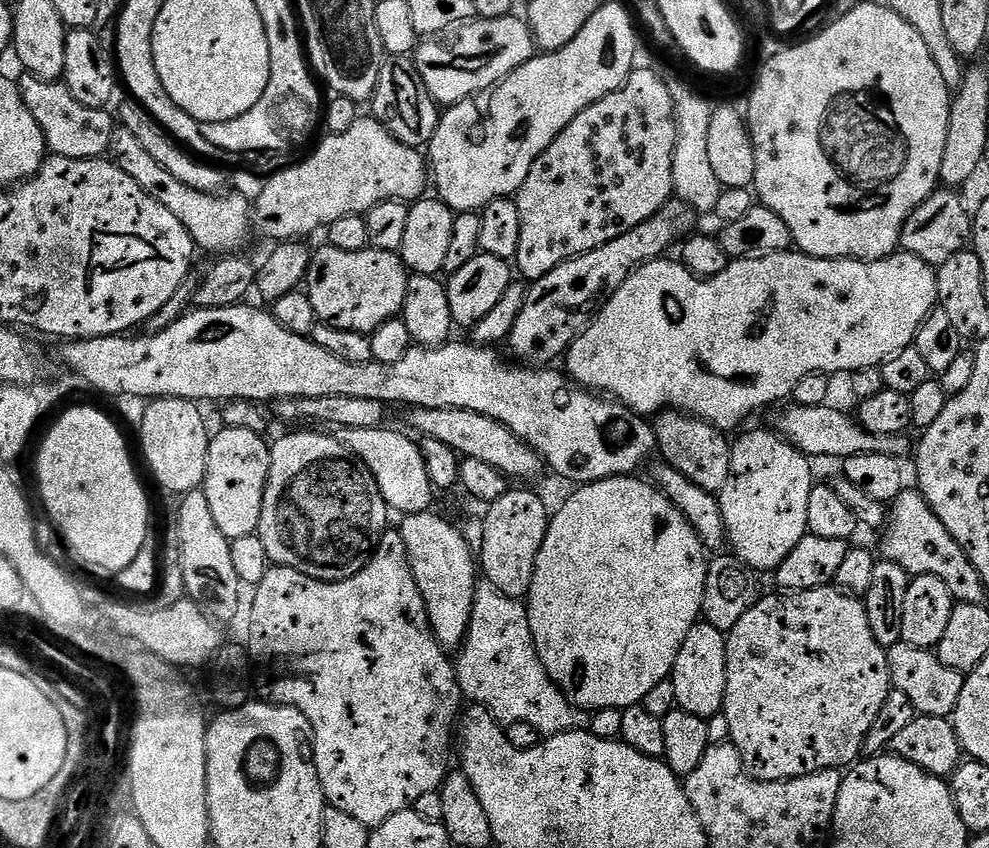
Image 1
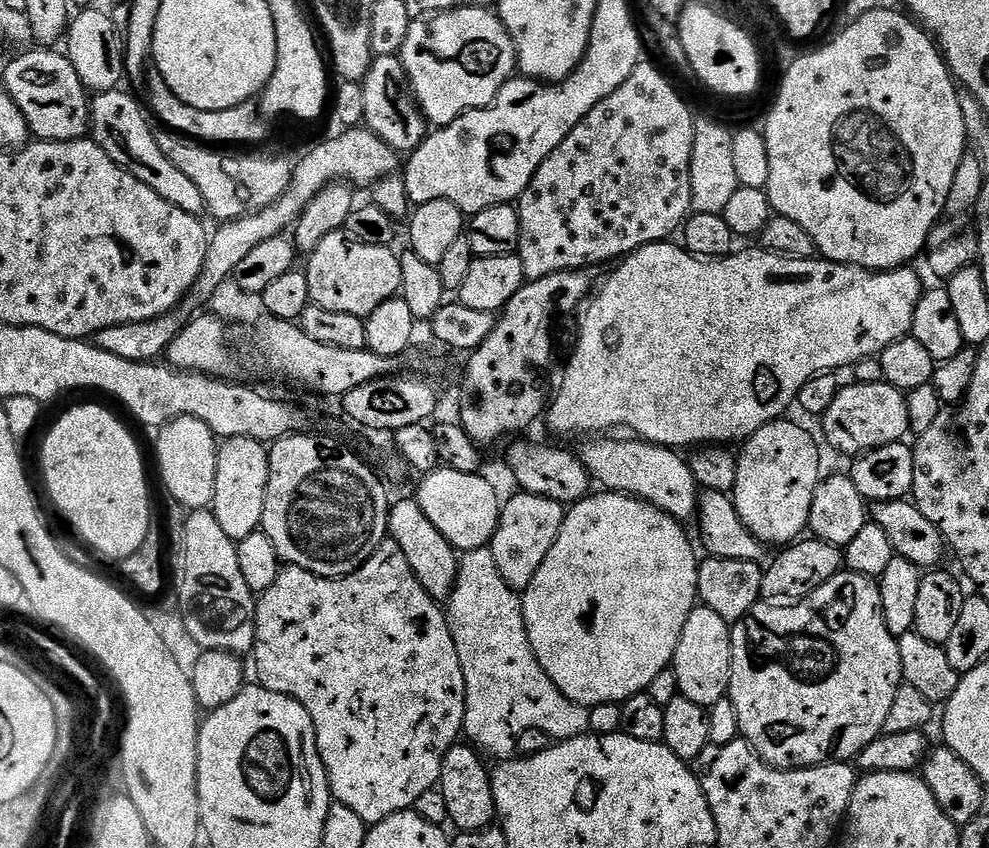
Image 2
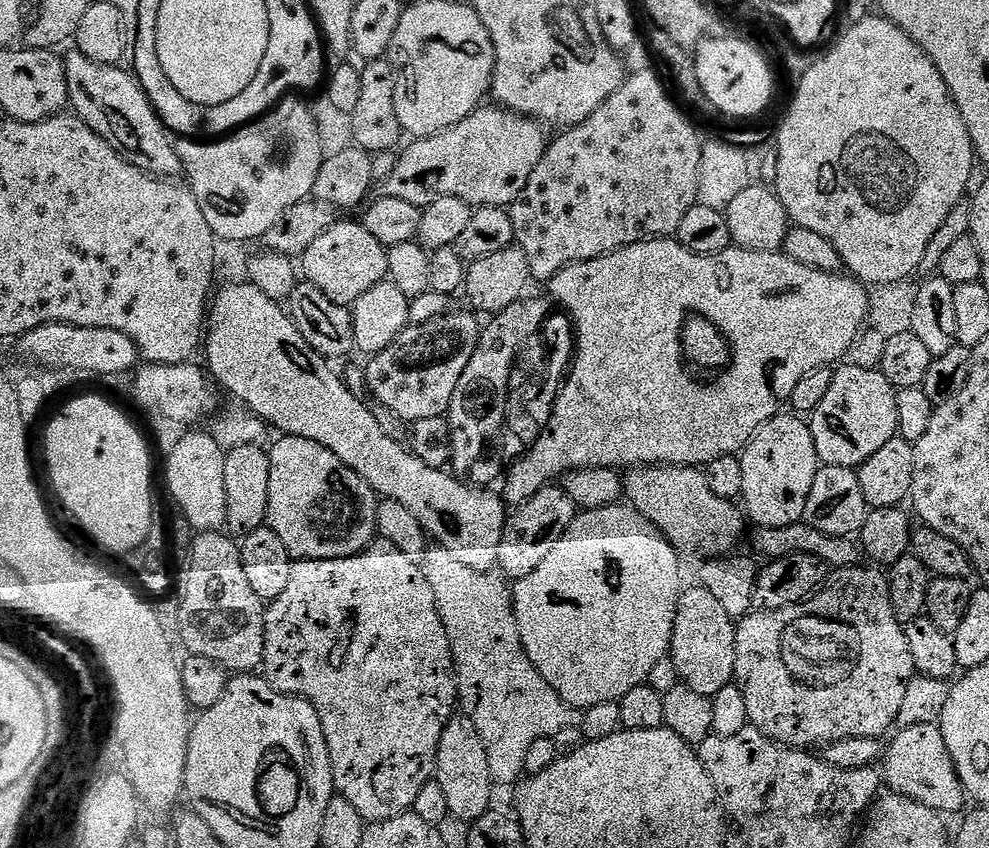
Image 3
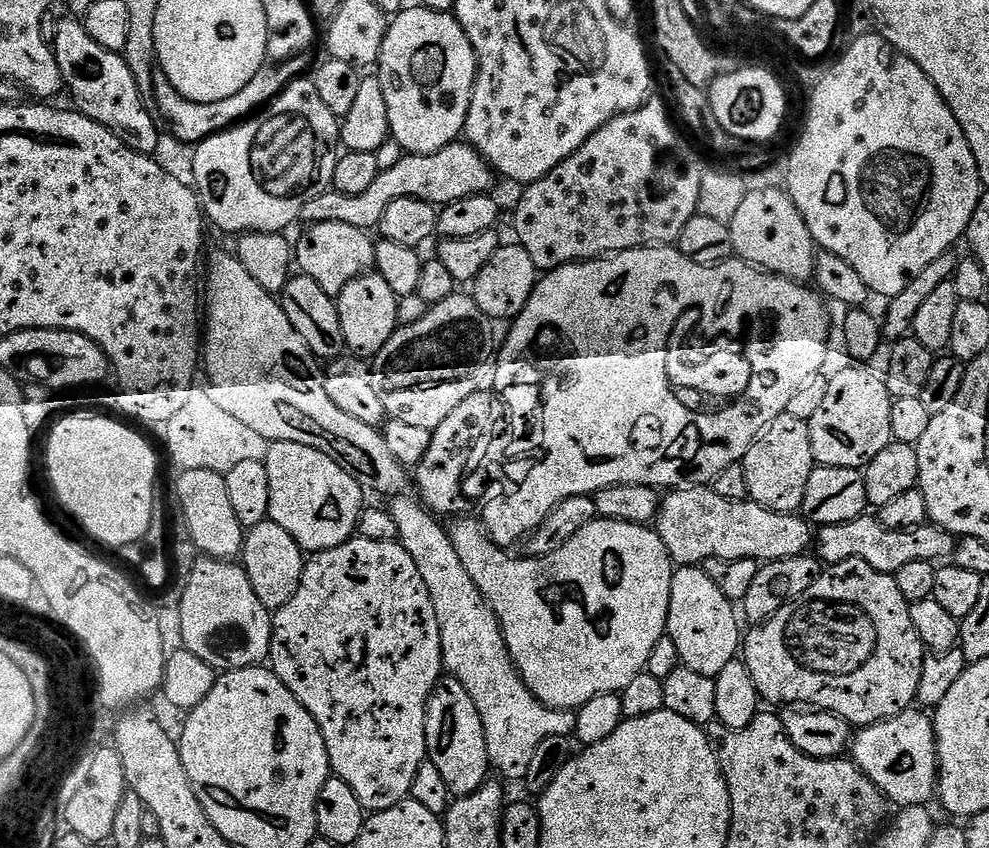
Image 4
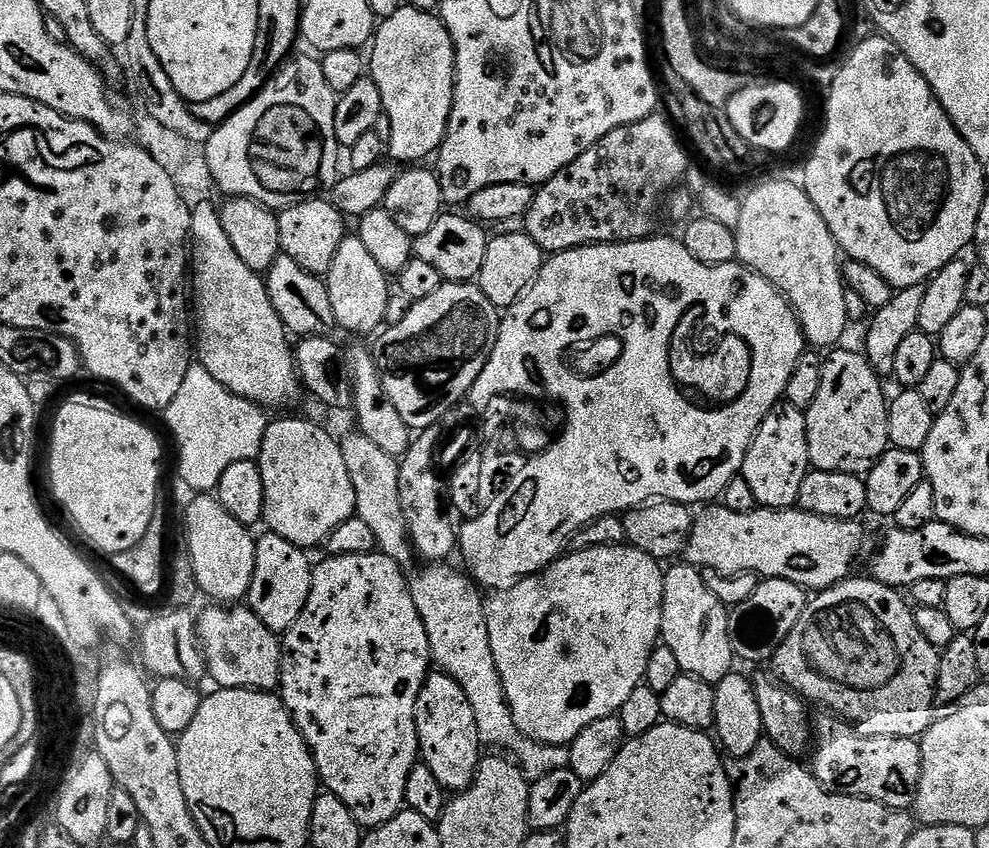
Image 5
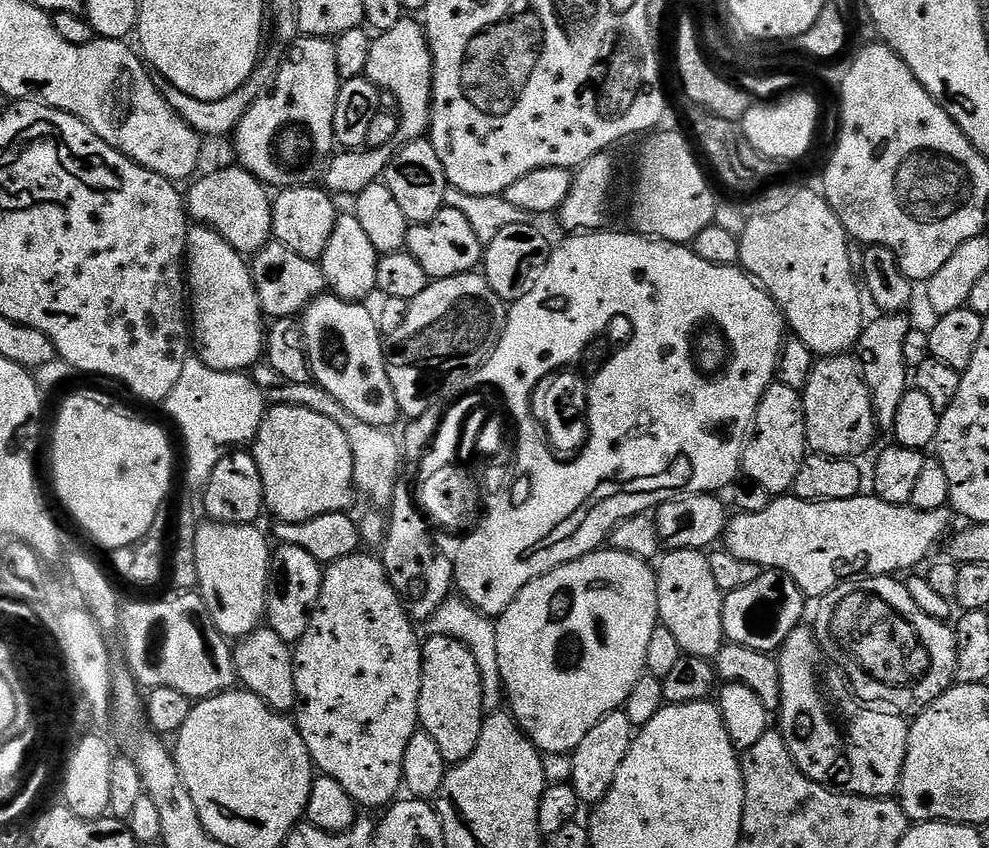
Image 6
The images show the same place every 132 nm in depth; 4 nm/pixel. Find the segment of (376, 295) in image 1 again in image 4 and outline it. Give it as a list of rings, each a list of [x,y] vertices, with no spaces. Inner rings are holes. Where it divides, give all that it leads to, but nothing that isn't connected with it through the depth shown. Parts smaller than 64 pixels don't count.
[[[324,218],[321,224],[308,228],[294,240],[294,260],[299,271],[329,290],[345,287],[355,276],[365,273],[374,264],[374,240],[367,231],[343,220]]]

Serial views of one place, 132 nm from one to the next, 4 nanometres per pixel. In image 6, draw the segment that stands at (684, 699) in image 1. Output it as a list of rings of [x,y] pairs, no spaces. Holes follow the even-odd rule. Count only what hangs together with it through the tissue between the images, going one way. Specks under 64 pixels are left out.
[[[699,548],[665,551],[659,557],[655,574],[660,624],[674,634],[683,655],[712,660],[726,643],[722,622],[725,593],[714,582],[707,555]]]

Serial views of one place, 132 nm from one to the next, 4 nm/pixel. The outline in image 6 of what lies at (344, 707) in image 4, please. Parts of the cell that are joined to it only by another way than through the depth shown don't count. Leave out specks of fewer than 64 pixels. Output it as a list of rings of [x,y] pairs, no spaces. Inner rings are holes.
[[[364,555],[347,556],[324,568],[322,590],[316,608],[312,611],[310,626],[304,637],[297,640],[294,645],[294,655],[292,657],[294,686],[296,687],[294,723],[306,742],[306,750],[310,754],[313,765],[323,775],[334,778],[334,782],[338,782],[338,786],[342,786],[342,790],[346,790],[346,794],[350,794],[350,798],[356,801],[361,809],[380,808],[379,810],[384,810],[397,799],[398,793],[396,791],[401,791],[404,779],[402,762],[406,758],[406,746],[410,746],[410,738],[418,731],[420,723],[418,694],[422,686],[422,640],[421,637],[416,637],[417,625],[412,617],[408,615],[408,612],[405,611],[404,604],[401,603],[395,590],[392,589],[392,583],[388,581],[383,559],[376,557],[375,560],[372,556]]]

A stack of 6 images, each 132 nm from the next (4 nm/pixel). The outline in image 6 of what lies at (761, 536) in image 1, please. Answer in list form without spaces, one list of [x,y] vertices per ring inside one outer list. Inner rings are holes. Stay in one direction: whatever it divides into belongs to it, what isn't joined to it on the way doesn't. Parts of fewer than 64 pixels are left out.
[[[773,382],[758,402],[750,435],[744,441],[742,472],[747,479],[773,494],[784,494],[795,485],[798,470],[809,451],[801,389]]]

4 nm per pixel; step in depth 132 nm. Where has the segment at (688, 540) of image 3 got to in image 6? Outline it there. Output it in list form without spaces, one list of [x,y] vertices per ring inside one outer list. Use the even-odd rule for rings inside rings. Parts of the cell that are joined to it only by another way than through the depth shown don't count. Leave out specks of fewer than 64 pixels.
[[[780,494],[773,499],[770,506],[766,506],[766,510],[758,514],[742,512],[733,515],[725,527],[722,544],[734,558],[742,562],[754,562],[762,570],[783,572],[799,586],[805,597],[819,598],[833,592],[837,584],[857,578],[888,578],[893,574],[919,569],[916,567],[940,543],[940,547],[945,543],[952,519],[953,513],[947,507],[919,512],[911,506],[882,502],[874,494],[861,494],[841,500],[799,500],[794,494]]]

